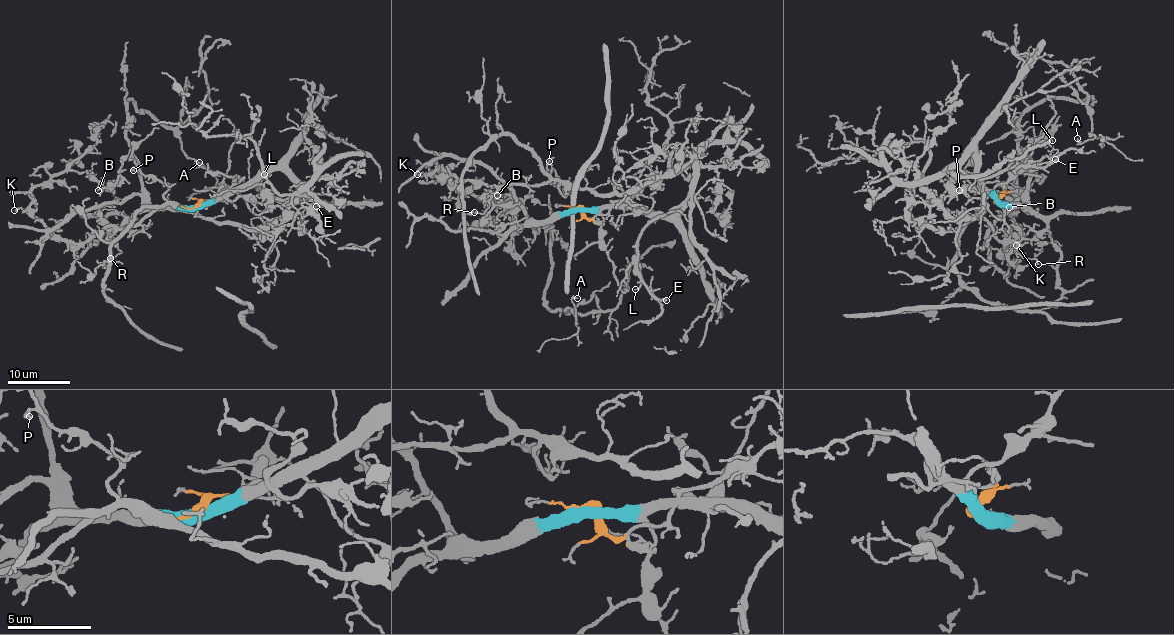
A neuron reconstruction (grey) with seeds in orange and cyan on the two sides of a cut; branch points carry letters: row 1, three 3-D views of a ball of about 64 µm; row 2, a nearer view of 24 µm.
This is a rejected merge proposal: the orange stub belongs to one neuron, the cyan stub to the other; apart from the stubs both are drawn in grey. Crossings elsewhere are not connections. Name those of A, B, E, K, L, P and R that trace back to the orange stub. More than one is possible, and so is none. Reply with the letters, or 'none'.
B, K, P, R

